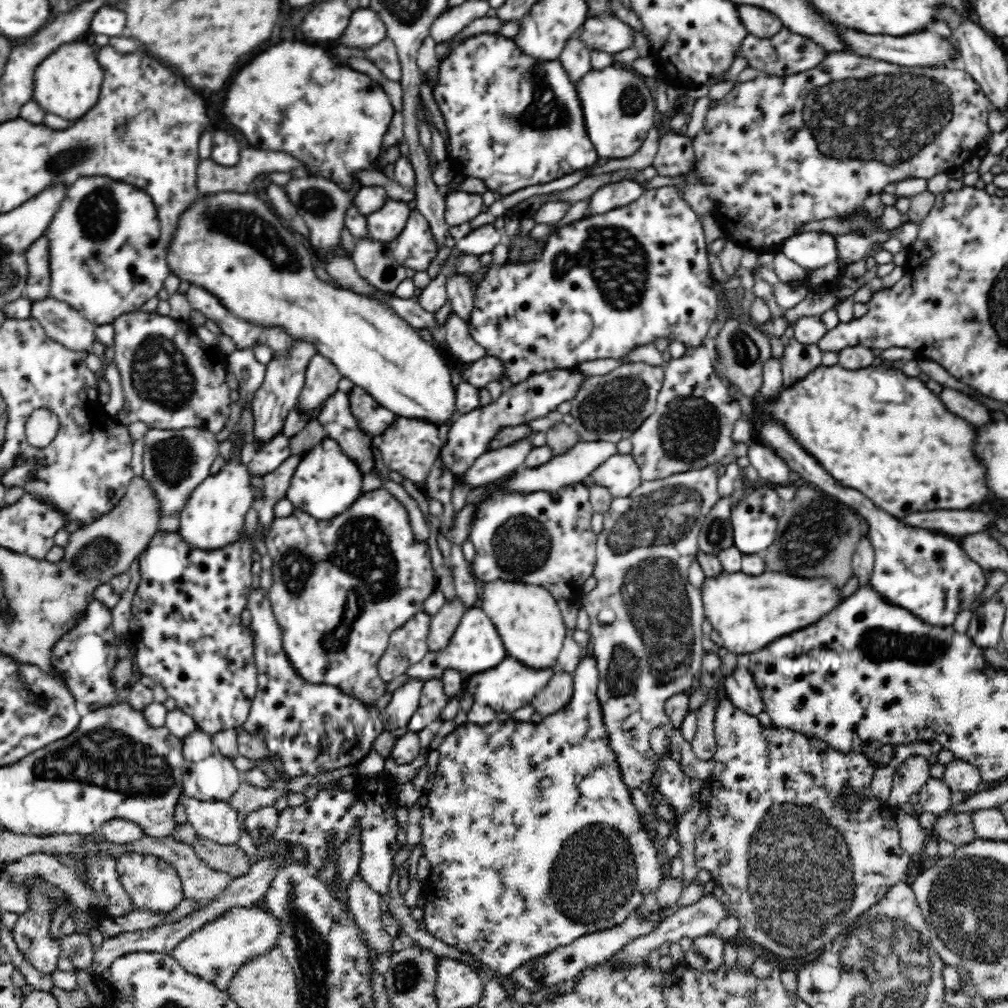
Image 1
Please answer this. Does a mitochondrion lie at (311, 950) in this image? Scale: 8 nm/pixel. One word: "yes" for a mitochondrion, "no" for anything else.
yes

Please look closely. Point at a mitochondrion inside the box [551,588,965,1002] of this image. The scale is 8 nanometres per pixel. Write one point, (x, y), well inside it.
(799, 883)

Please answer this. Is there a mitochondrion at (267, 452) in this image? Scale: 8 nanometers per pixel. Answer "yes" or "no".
no

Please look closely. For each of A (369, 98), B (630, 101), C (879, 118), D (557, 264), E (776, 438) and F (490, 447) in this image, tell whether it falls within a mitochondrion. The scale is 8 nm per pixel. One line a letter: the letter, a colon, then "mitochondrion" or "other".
A: other
B: mitochondrion
C: mitochondrion
D: mitochondrion
E: other
F: other

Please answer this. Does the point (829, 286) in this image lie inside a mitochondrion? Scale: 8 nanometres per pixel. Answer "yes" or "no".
no

